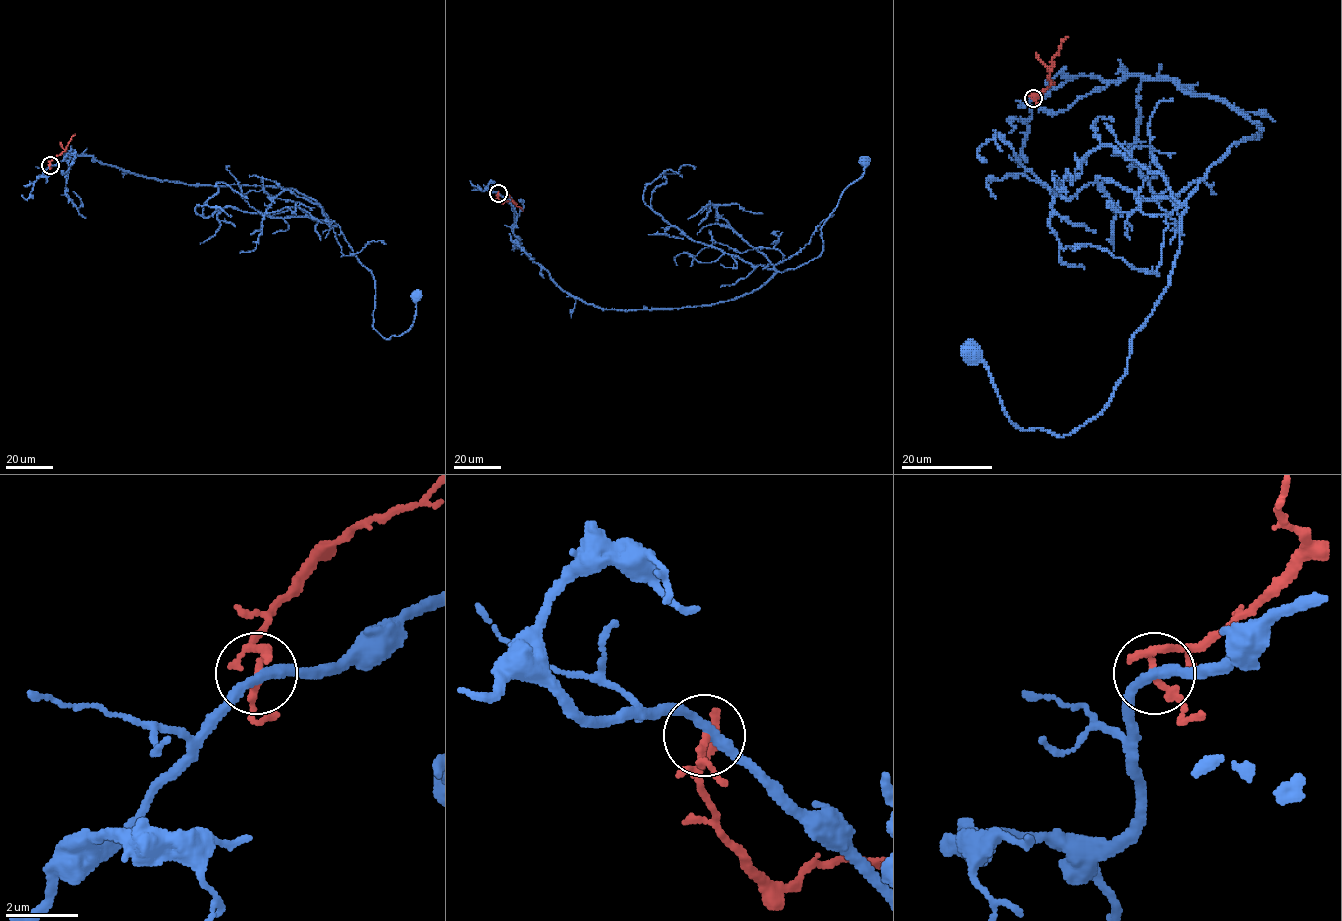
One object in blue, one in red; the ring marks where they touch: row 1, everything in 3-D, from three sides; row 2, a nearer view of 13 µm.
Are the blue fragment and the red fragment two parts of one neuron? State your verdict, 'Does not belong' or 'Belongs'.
Does not belong

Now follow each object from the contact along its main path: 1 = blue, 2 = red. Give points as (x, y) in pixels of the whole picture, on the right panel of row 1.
1: (1032, 98), (1171, 78), (1260, 129), (1185, 201), (1169, 284), (1097, 416), (1018, 428), (969, 353)
2: (1033, 98), (1051, 83), (1048, 78), (1052, 58), (1068, 36)

